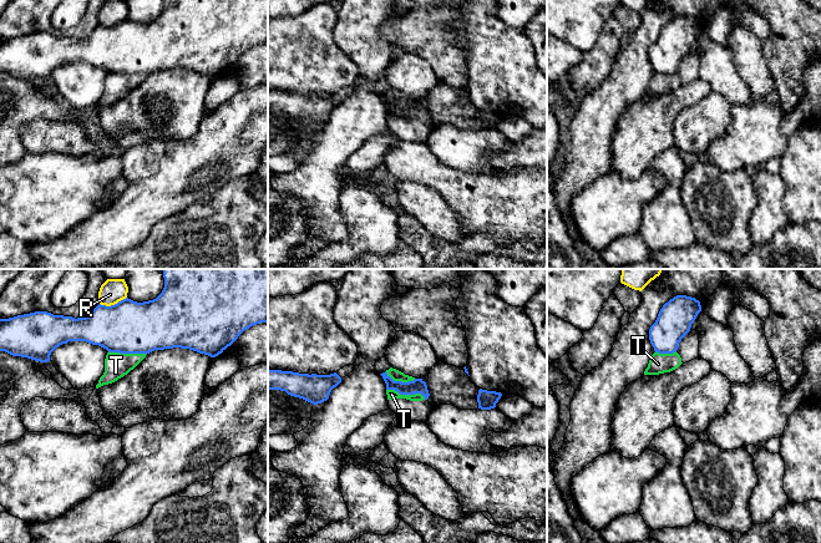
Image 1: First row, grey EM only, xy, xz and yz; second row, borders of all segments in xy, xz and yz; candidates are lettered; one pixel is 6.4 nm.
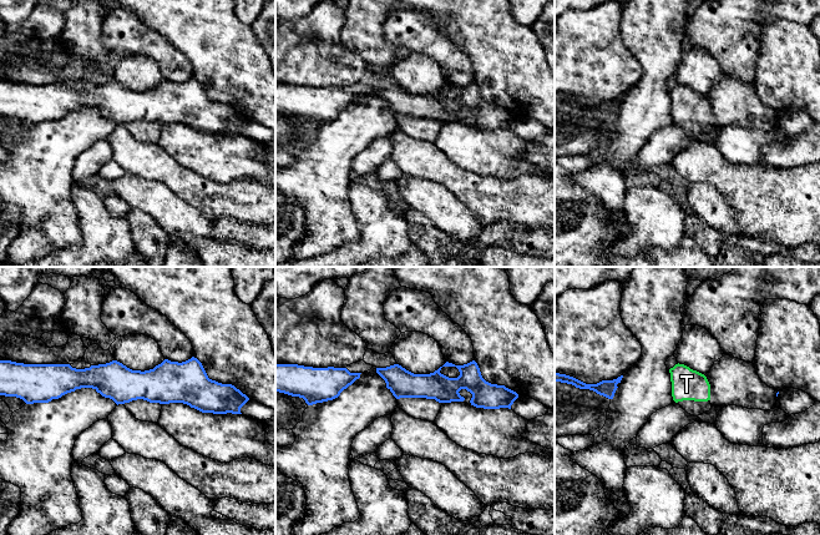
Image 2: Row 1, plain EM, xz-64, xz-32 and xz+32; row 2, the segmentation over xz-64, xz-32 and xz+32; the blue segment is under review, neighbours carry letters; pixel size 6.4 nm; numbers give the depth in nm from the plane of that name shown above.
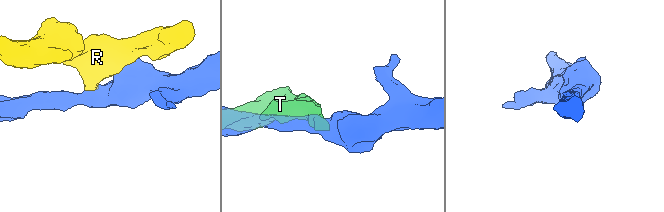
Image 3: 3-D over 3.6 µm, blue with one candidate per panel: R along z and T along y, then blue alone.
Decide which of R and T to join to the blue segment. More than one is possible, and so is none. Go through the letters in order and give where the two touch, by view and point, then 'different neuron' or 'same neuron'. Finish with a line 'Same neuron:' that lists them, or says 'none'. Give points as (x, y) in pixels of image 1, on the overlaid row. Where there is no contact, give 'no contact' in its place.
R: contact xy (112, 305); different neuron
T: contact xz (406, 394); different neuron
Same neuron: none

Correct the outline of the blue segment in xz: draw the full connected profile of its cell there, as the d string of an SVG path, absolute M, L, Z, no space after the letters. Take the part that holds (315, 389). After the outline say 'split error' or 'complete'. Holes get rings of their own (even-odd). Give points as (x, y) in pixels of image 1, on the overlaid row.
M268 370L268 390L285 391L288 395L303 399L313 405L326 401L331 390L340 382L341 377L336 372L330 375L309 375Z; complete

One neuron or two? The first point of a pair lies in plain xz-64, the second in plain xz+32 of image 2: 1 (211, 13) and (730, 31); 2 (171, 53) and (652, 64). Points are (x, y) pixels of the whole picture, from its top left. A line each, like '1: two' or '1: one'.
1: two
2: two

